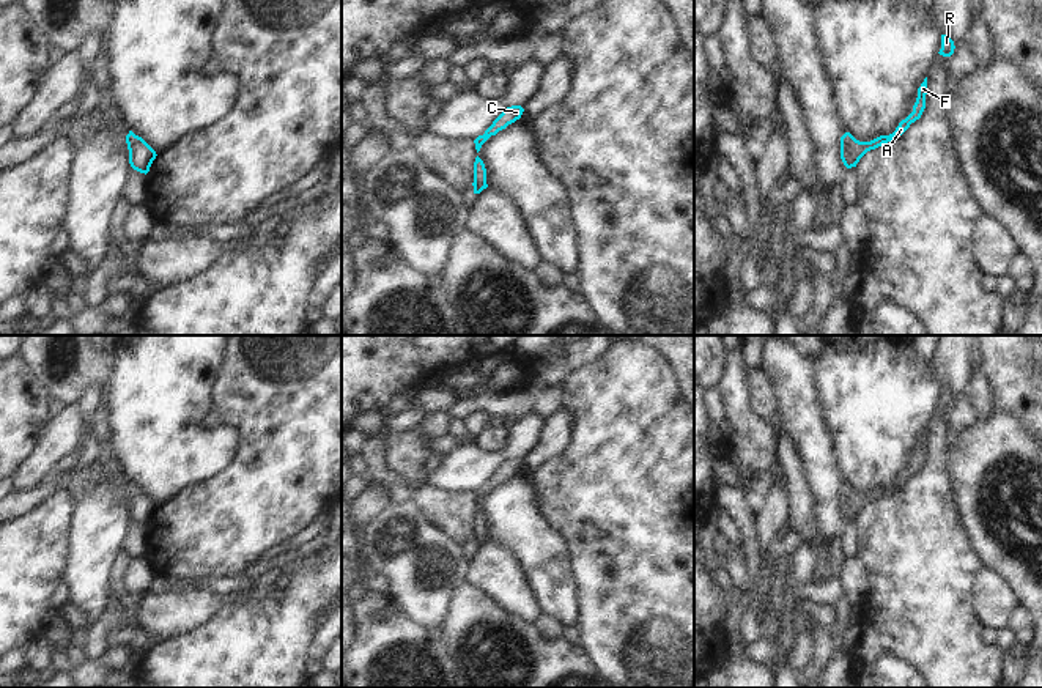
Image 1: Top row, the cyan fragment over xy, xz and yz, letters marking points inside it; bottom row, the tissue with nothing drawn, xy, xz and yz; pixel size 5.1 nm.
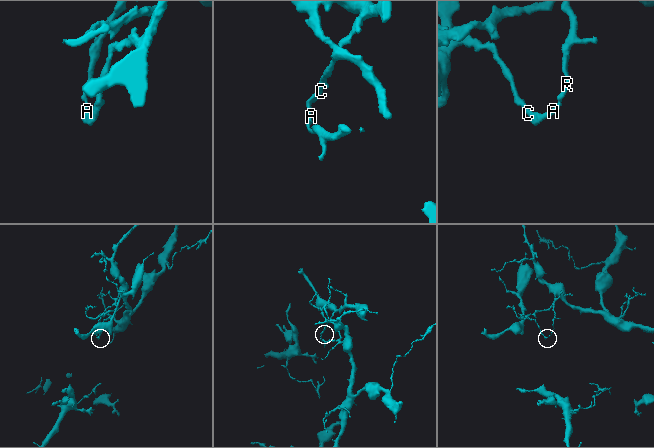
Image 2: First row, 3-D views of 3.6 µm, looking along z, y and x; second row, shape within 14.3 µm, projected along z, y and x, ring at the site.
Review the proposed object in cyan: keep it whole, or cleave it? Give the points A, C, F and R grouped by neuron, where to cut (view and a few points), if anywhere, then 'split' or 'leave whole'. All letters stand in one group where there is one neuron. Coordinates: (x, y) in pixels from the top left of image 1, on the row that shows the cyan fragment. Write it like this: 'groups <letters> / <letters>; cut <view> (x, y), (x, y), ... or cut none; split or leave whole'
groups A F R / C; cut yz (846, 133), (852, 166); split

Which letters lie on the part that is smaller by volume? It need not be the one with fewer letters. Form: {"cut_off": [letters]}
{"cut_off": ["C"]}

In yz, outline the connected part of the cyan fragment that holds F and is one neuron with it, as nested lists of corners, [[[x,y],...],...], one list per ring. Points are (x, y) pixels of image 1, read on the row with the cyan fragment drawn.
[[[927,77],[924,79],[921,87],[918,88],[918,98],[916,98],[916,102],[913,105],[913,112],[905,120],[902,120],[899,123],[899,126],[896,128],[896,131],[889,135],[880,135],[880,137],[877,137],[870,142],[859,142],[850,132],[845,132],[847,134],[847,143],[850,145],[850,151],[852,151],[852,156],[853,156],[852,167],[856,167],[859,159],[867,151],[875,150],[875,148],[881,146],[883,143],[888,143],[888,142],[900,137],[910,128],[911,123],[919,120],[924,109],[926,109],[926,94],[927,94]]]

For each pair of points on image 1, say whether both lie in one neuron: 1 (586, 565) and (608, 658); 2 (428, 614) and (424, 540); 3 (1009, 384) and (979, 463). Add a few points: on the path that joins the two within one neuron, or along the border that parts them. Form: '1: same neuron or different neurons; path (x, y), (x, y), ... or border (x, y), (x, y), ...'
1: same neuron; path (597, 589), (598, 603), (608, 613), (608, 635)
2: same neuron; path (424, 595), (424, 559)
3: different neurons; border (993, 406), (1008, 410), (1025, 429)

